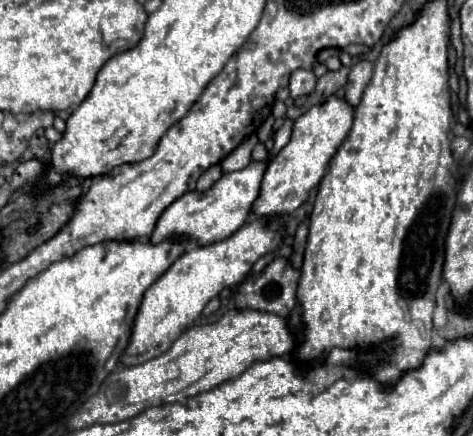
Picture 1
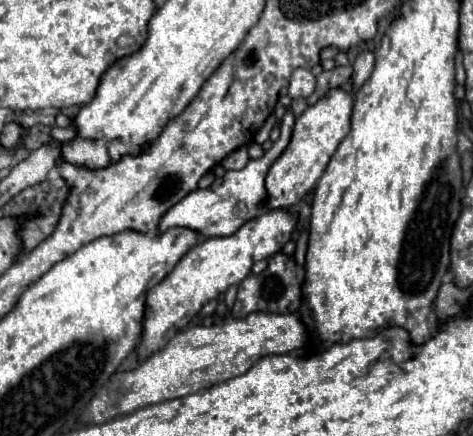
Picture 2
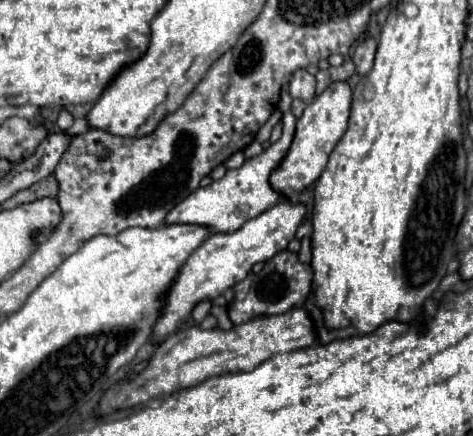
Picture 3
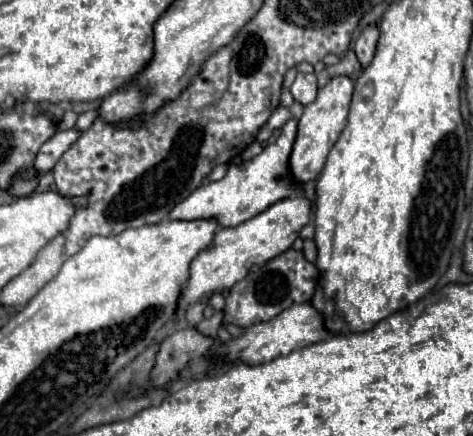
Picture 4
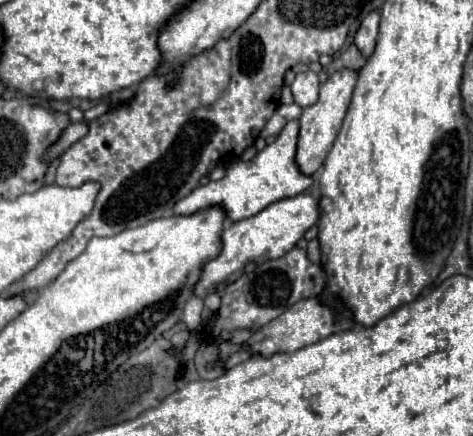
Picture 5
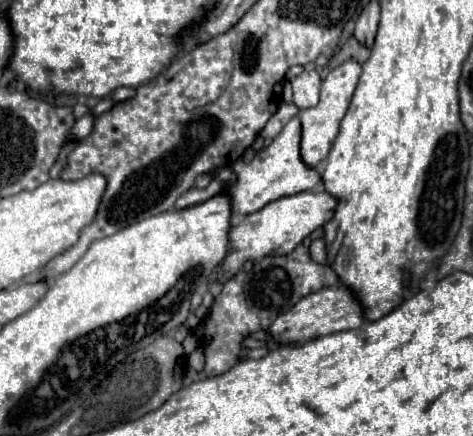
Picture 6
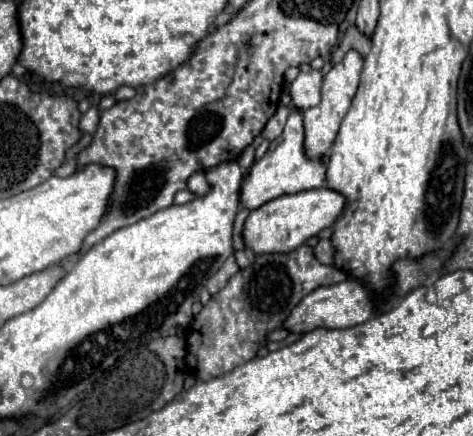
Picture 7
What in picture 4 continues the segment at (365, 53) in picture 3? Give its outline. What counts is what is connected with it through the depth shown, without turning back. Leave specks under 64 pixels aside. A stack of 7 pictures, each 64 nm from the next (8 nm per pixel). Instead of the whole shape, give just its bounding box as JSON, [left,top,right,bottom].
[354,24,378,68]

